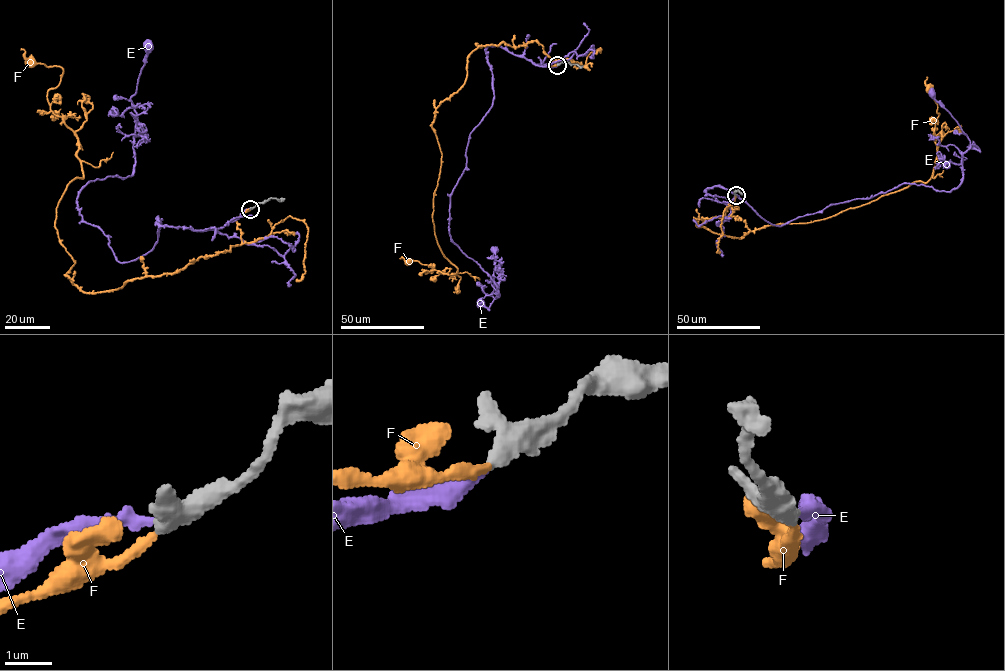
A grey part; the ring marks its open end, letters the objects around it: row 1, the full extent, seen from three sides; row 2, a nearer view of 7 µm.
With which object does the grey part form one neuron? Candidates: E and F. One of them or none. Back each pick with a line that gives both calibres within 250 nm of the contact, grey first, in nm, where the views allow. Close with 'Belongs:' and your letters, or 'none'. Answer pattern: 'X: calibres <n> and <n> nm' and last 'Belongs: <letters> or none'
E: calibres 320 and 280 nm
Belongs: E

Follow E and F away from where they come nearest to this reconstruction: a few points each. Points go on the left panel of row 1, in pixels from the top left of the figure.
E: (250, 208), (204, 230), (156, 218), (157, 243), (123, 262), (83, 221), (86, 184), (133, 170), (148, 45)
F: (250, 209), (228, 251), (84, 292), (54, 225), (83, 177), (77, 137), (47, 99), (63, 69), (33, 62)

